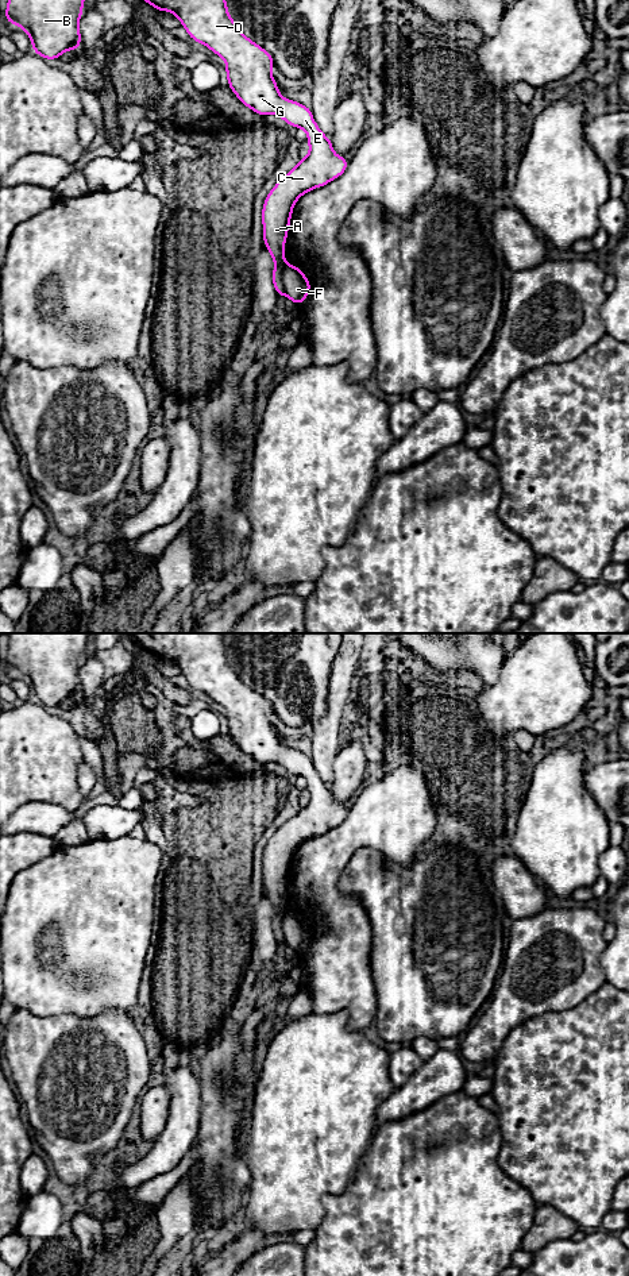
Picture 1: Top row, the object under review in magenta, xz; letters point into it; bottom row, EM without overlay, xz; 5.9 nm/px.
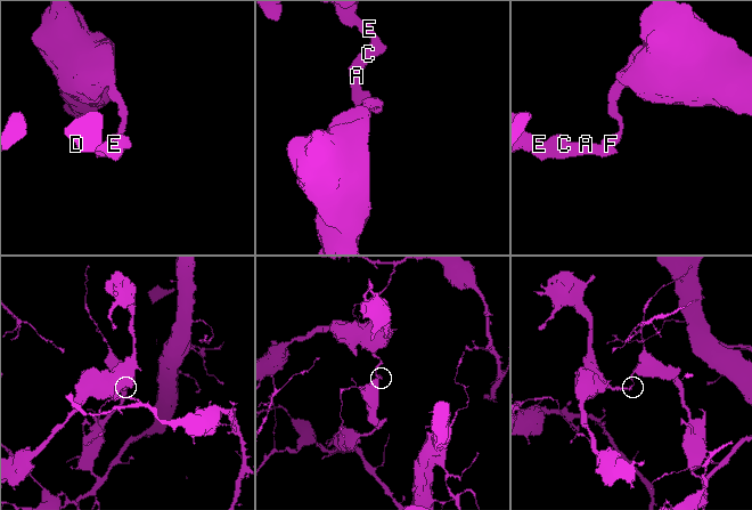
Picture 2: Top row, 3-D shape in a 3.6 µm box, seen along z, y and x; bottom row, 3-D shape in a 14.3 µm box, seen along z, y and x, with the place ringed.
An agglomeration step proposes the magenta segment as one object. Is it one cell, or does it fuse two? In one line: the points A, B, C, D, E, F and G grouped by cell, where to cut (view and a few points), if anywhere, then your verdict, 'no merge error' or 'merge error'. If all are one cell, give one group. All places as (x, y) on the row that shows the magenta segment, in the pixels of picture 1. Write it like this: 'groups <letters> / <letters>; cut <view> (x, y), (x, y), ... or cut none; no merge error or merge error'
groups A B C D E G / F; cut xz (286, 265), (282, 273), (284, 293); merge error

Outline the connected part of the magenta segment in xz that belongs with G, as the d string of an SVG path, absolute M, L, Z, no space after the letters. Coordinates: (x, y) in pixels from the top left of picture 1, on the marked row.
M143 0L157 11L173 12L189 36L225 59L228 86L246 107L266 116L278 115L308 134L309 154L285 174L262 208L263 243L274 259L273 285L283 296L283 244L296 201L306 192L340 177L348 165L335 154L331 139L316 124L309 107L283 99L273 78L274 58L248 39L231 19L225 0Z

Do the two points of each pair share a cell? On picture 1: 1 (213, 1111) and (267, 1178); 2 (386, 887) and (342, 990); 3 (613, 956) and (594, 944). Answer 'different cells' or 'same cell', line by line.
1: different cells
2: different cells
3: different cells

